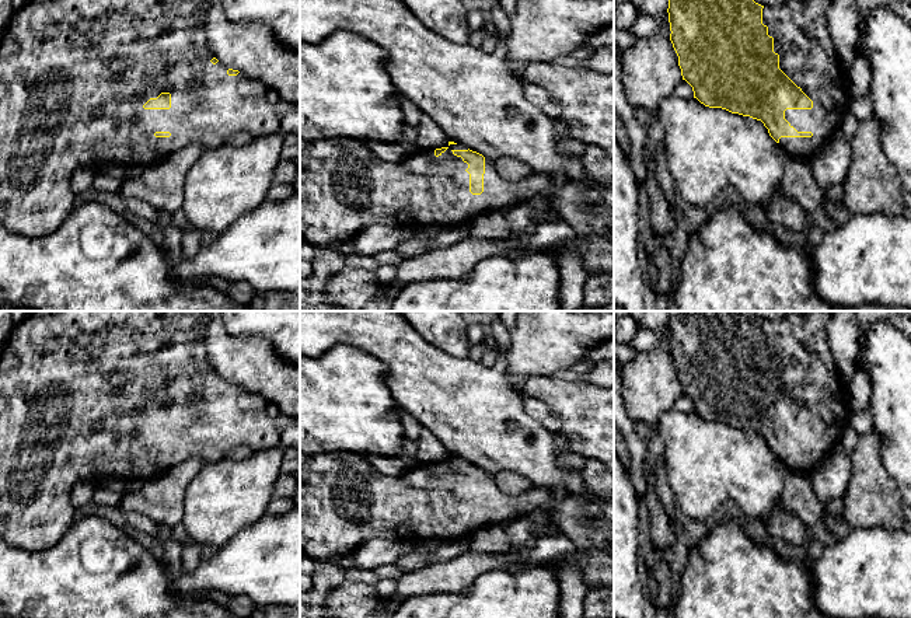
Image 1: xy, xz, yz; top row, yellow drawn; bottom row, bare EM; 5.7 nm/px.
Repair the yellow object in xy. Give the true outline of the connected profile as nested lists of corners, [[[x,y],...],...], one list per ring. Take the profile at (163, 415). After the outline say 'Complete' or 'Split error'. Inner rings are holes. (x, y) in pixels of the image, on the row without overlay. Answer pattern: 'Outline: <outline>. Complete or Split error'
Outline: [[[31,311],[22,322],[14,325],[3,350],[0,352],[0,540],[24,551],[42,551],[57,544],[76,520],[76,507],[71,503],[71,488],[78,481],[101,482],[108,476],[146,481],[161,475],[193,455],[199,455],[205,462],[221,460],[228,450],[238,446],[248,446],[252,451],[262,451],[273,447],[300,447],[300,418],[283,413],[275,418],[269,416],[266,412],[266,402],[261,395],[249,392],[238,384],[227,383],[214,371],[207,359],[206,349],[200,343],[203,324],[205,315],[202,311]]]. Split error

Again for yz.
Outline: [[[669,311],[670,355],[683,394],[705,420],[761,434],[786,469],[810,475],[834,448],[851,418],[848,385],[840,377],[828,342],[828,321],[835,313],[793,311],[782,321],[767,321],[751,311]]]. Split error

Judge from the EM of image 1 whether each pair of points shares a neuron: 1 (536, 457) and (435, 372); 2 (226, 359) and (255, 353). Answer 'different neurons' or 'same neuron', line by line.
1: same neuron
2: same neuron

